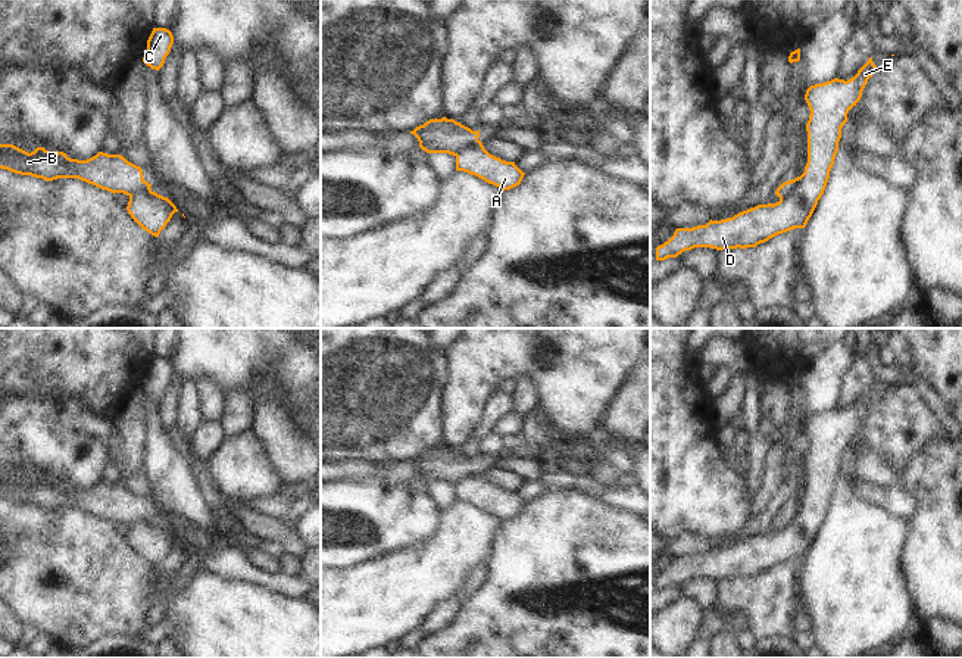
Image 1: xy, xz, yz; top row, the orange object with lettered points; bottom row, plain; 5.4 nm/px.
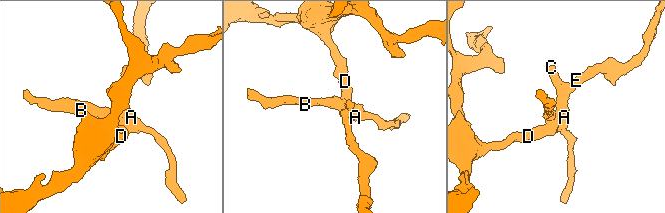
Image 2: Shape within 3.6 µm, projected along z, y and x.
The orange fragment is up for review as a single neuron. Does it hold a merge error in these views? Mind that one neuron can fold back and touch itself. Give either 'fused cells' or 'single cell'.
fused cells

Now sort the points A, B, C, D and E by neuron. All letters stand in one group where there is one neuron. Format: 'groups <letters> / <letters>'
groups A C D E / B

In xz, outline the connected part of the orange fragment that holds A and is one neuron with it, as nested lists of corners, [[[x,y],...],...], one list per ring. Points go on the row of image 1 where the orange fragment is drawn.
[[[478,138],[456,153],[456,171],[475,175],[502,191],[519,185],[525,175],[515,162],[506,162],[490,155]]]

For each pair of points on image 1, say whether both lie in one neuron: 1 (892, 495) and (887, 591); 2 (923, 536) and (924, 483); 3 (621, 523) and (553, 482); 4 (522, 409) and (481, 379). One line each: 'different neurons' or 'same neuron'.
1: different neurons
2: same neuron
3: different neurons
4: different neurons

